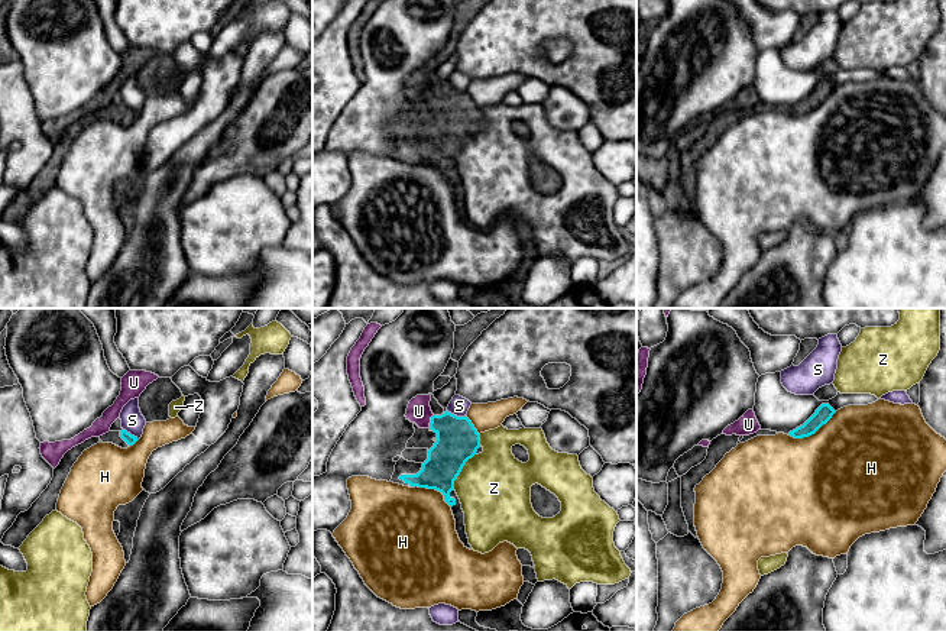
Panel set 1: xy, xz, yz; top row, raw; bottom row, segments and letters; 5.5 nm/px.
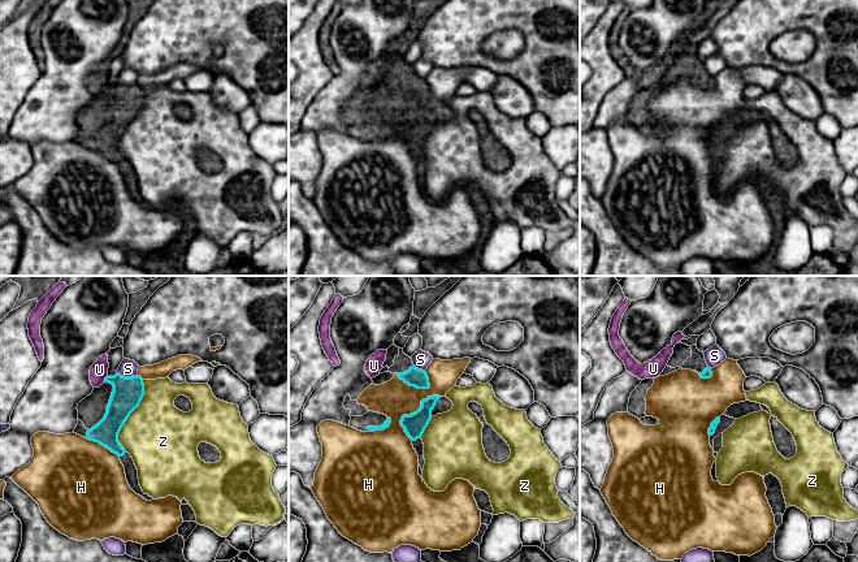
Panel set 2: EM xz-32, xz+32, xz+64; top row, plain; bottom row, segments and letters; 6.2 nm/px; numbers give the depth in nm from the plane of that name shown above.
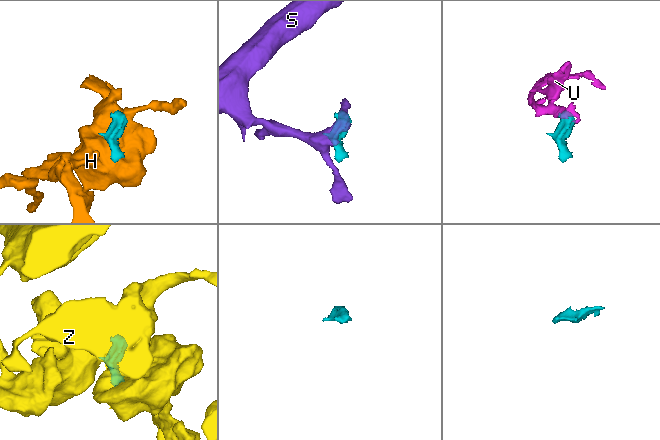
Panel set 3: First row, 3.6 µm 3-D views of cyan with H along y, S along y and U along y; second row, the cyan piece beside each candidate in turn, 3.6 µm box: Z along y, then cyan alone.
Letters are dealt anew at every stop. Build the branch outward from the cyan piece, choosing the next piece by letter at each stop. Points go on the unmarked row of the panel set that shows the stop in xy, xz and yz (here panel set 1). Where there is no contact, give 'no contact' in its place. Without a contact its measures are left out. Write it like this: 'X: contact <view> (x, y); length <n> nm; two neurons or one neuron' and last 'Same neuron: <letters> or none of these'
H: contact yz (812, 109); length 300 nm; two neurons
S: contact xz (456, 91); length 110 nm; two neurons
U: contact xz (431, 96); length 80 nm; two neurons
Z: contact xz (460, 146); length 240 nm; two neurons
Same neuron: none of these

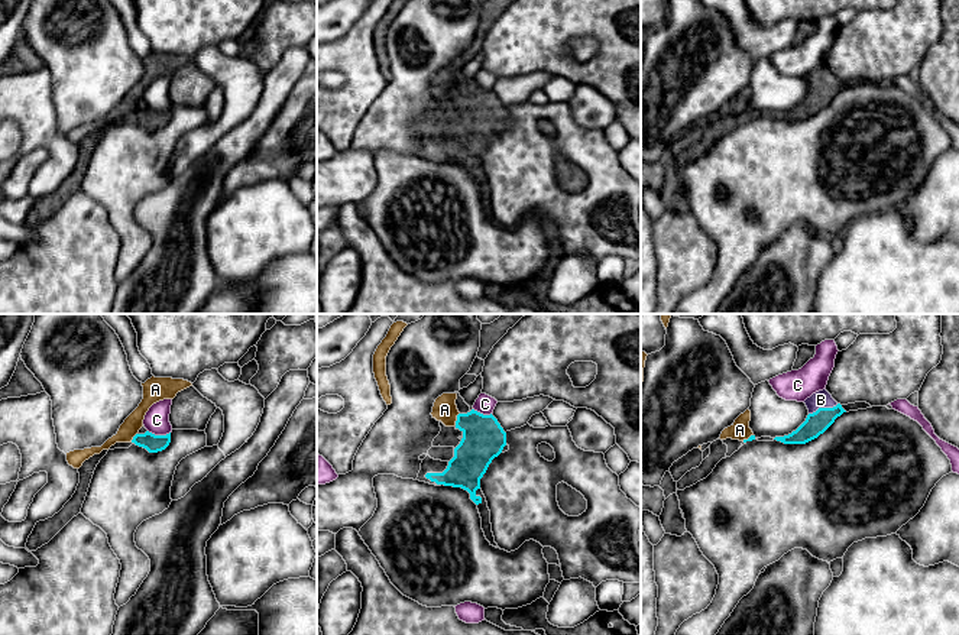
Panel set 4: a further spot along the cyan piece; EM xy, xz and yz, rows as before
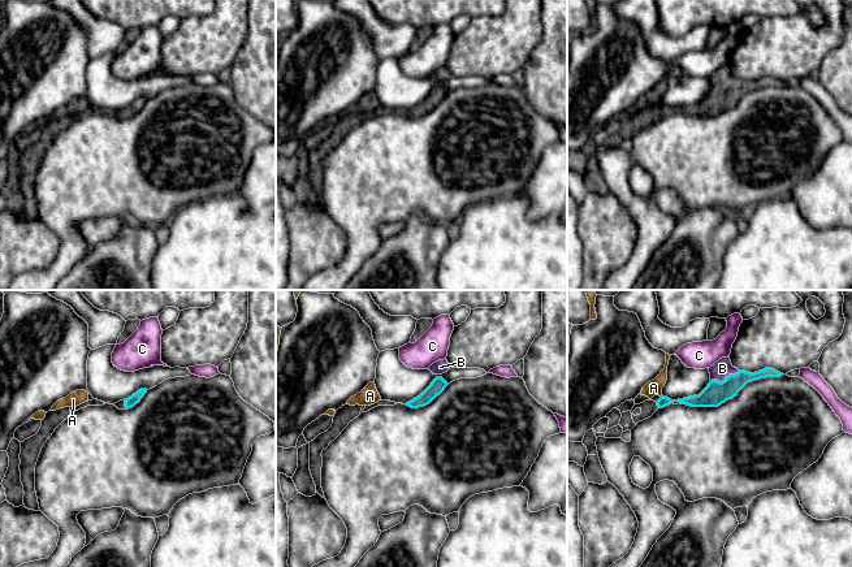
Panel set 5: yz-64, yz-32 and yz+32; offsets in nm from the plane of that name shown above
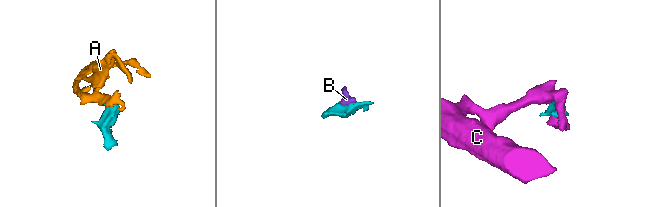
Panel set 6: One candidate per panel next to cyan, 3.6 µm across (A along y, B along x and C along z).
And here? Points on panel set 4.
A: contact xz (457, 94); length 80 nm; two neurons
B: contact yz (823, 84); length 180 nm; one neuron
C: contact xy (159, 112); length 130 nm; two neurons
Same neuron: B

